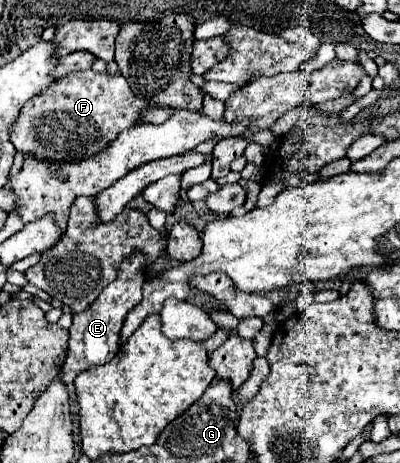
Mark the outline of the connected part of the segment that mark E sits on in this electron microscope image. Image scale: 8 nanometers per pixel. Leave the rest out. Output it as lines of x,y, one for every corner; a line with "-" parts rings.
140,252
128,256
120,268
118,268
118,276
114,282
110,282
102,294
82,312
76,312
72,316
72,326
70,326
70,338
68,338
68,356
62,364
62,382
64,384
72,384
76,374
82,368
92,368
98,364
106,364
110,362
118,348
120,348
120,330
122,324
126,320
126,314
140,304
142,300
142,286
144,286
144,274
140,270
140,266
144,266
144,256

